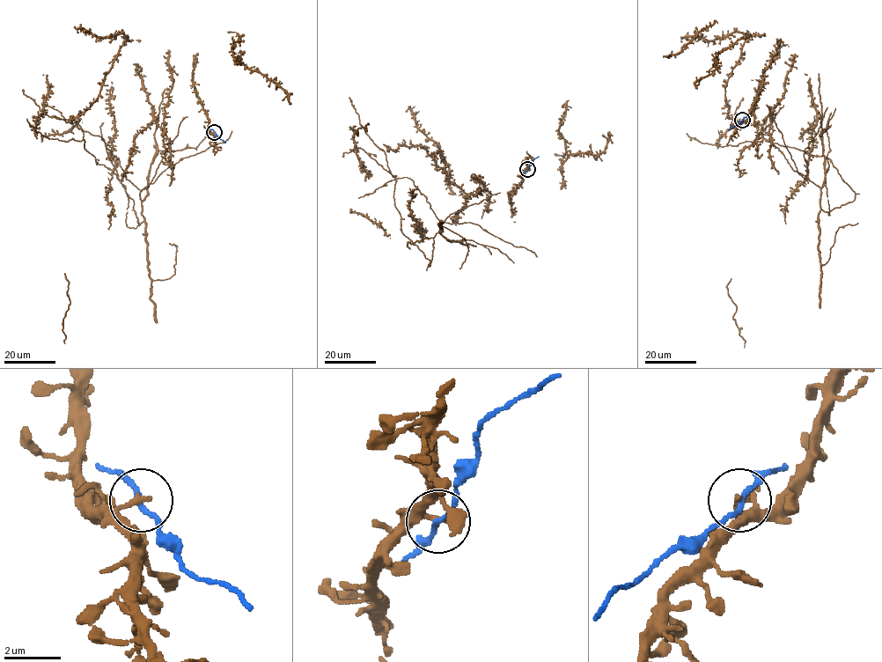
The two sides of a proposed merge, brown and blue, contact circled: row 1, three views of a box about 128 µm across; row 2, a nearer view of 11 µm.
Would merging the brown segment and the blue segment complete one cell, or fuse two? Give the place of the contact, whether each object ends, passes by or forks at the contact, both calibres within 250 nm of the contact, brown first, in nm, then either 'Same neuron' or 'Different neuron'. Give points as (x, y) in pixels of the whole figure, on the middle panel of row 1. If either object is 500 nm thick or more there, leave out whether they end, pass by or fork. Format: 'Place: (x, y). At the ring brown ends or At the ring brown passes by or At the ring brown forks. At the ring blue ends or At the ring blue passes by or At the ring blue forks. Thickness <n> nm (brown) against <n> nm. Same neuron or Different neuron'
Place: (527, 169). At the ring brown ends. At the ring blue passes by. Thickness 170 nm (brown) against 170 nm. Different neuron

